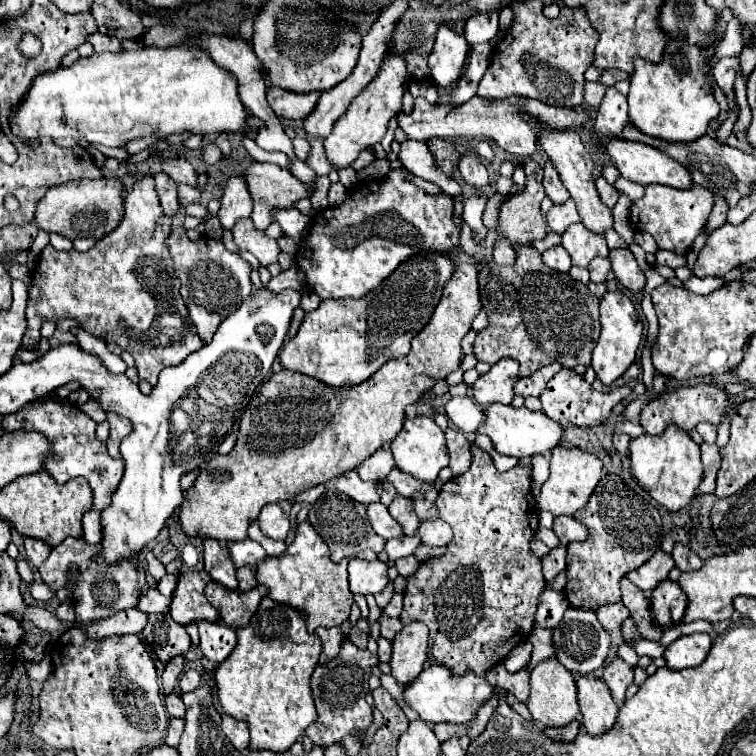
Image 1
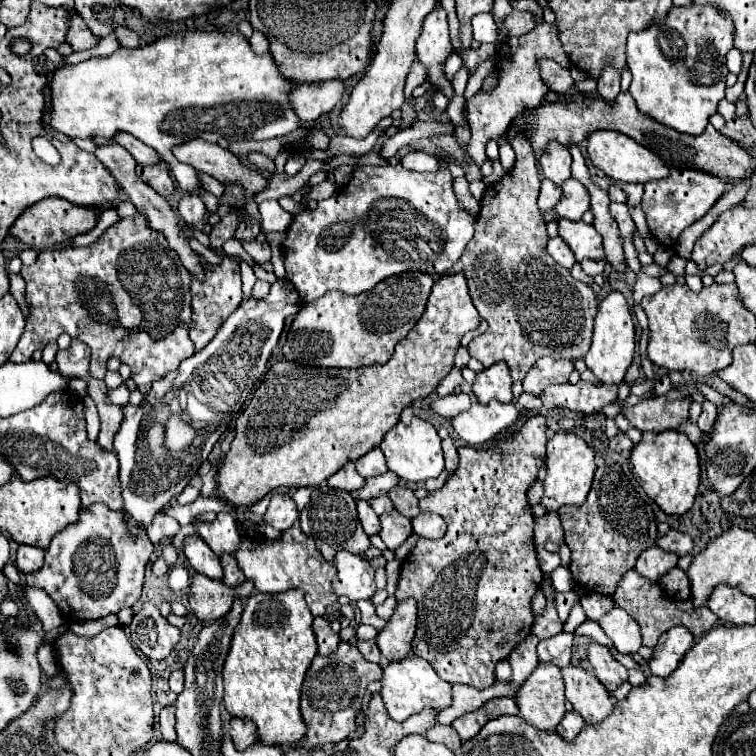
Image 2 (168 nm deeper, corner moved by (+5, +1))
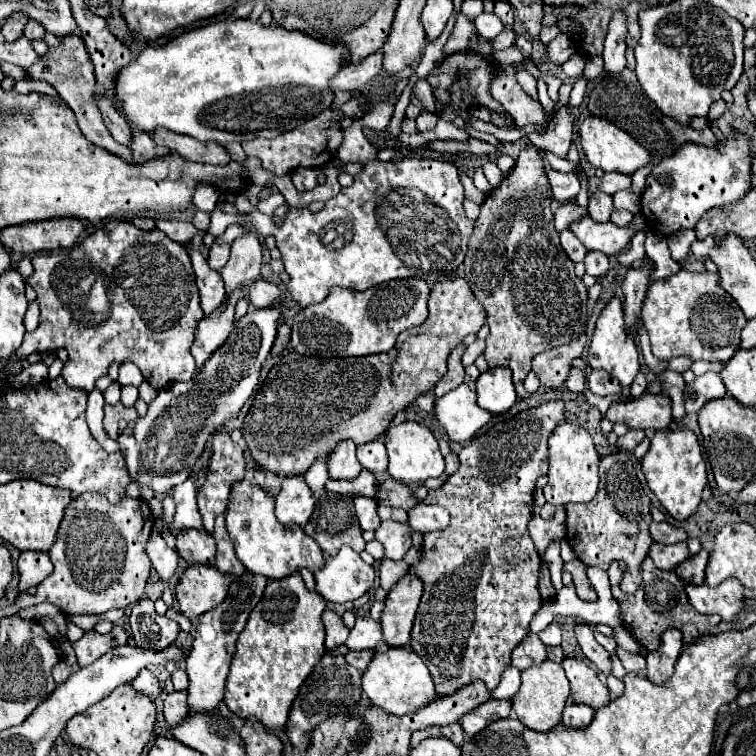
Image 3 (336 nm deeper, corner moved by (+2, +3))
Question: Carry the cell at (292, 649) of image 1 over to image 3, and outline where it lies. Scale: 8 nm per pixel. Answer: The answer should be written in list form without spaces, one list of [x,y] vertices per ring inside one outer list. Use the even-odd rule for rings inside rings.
[[[294,573],[280,581],[270,581],[260,603],[250,613],[246,629],[240,633],[236,641],[236,653],[232,657],[232,667],[226,681],[224,703],[226,707],[242,719],[256,719],[270,731],[284,731],[288,725],[290,705],[296,699],[296,693],[304,679],[310,675],[312,667],[322,659],[326,653],[324,647],[324,625],[322,625],[322,611],[326,609],[326,601],[306,589],[302,575]]]

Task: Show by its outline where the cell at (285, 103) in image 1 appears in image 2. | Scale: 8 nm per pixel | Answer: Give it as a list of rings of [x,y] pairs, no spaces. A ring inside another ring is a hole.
[[[331,79],[323,83],[305,83],[289,93],[289,103],[297,109],[303,125],[311,125],[323,113],[329,113],[343,97],[345,81]]]

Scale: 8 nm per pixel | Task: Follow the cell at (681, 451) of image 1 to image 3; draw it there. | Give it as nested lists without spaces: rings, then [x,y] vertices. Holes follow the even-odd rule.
[[[690,429],[678,431],[654,431],[650,449],[642,457],[642,471],[646,475],[650,491],[658,497],[662,507],[678,521],[696,513],[706,487],[706,463],[696,435]]]

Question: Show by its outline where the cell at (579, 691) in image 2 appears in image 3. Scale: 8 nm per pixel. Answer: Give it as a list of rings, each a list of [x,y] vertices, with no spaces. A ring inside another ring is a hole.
[[[564,659],[562,667],[570,681],[574,703],[588,705],[592,709],[602,709],[610,703],[610,691],[598,677],[596,669],[584,665],[578,659]]]

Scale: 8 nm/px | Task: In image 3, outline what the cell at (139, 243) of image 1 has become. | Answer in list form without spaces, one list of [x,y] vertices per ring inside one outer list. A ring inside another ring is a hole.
[[[110,221],[104,223],[102,227],[98,227],[92,235],[88,235],[82,243],[74,245],[72,249],[58,249],[52,253],[38,253],[32,257],[32,265],[34,265],[34,273],[28,277],[28,283],[34,287],[34,291],[38,293],[38,305],[40,305],[40,325],[32,331],[24,335],[24,341],[20,345],[20,349],[14,353],[18,357],[18,361],[24,365],[28,365],[28,355],[32,353],[42,353],[42,351],[56,351],[60,347],[64,347],[68,351],[68,363],[64,367],[64,381],[70,387],[76,389],[84,389],[86,393],[90,393],[94,389],[94,381],[102,375],[108,375],[108,367],[110,363],[134,363],[138,365],[138,369],[144,375],[144,381],[148,381],[154,389],[164,389],[166,385],[174,383],[174,381],[188,381],[194,373],[196,373],[196,361],[190,353],[190,345],[194,341],[194,331],[196,331],[196,323],[202,319],[204,311],[200,309],[200,293],[196,293],[196,277],[194,277],[194,269],[190,265],[190,257],[186,253],[186,247],[172,241],[166,233],[152,229],[152,231],[144,231],[134,227],[128,221]]]

